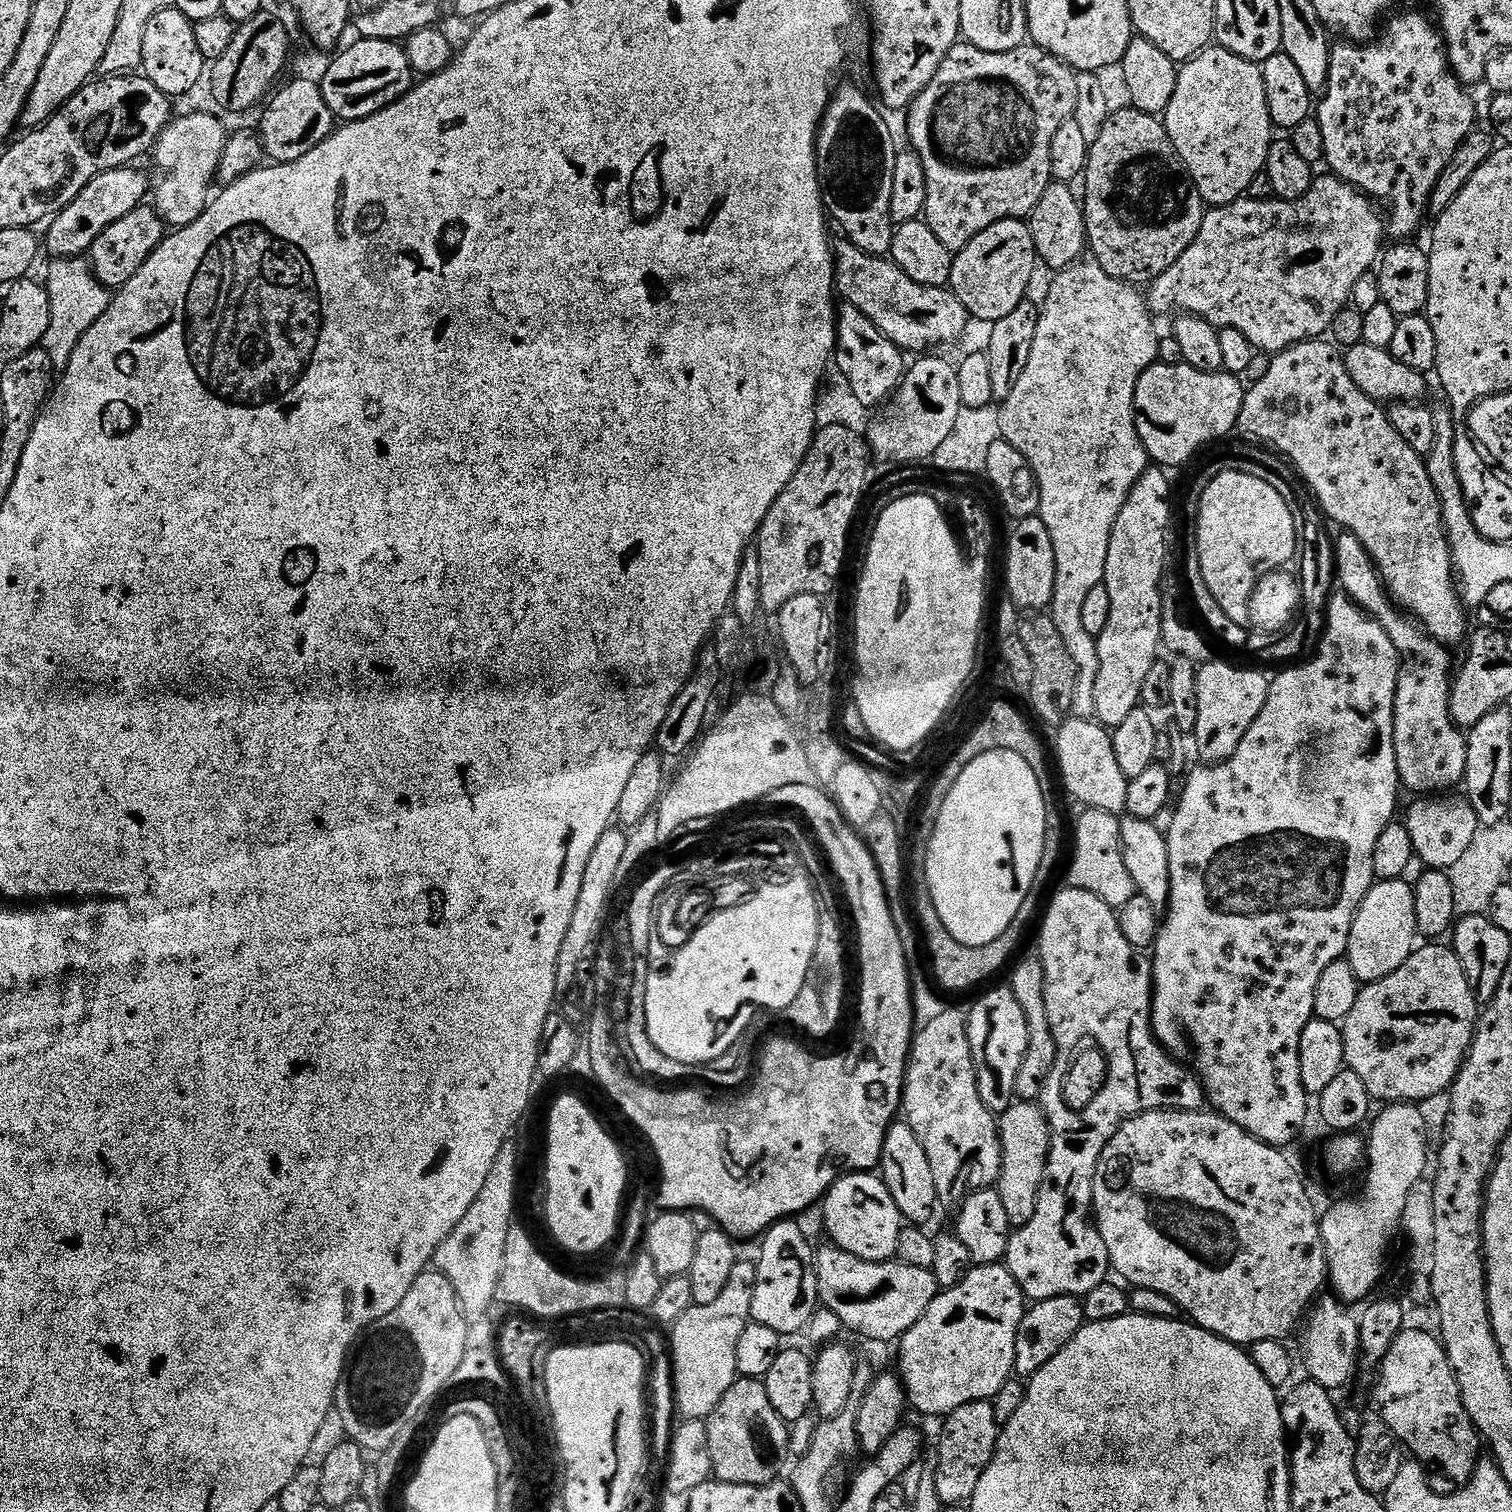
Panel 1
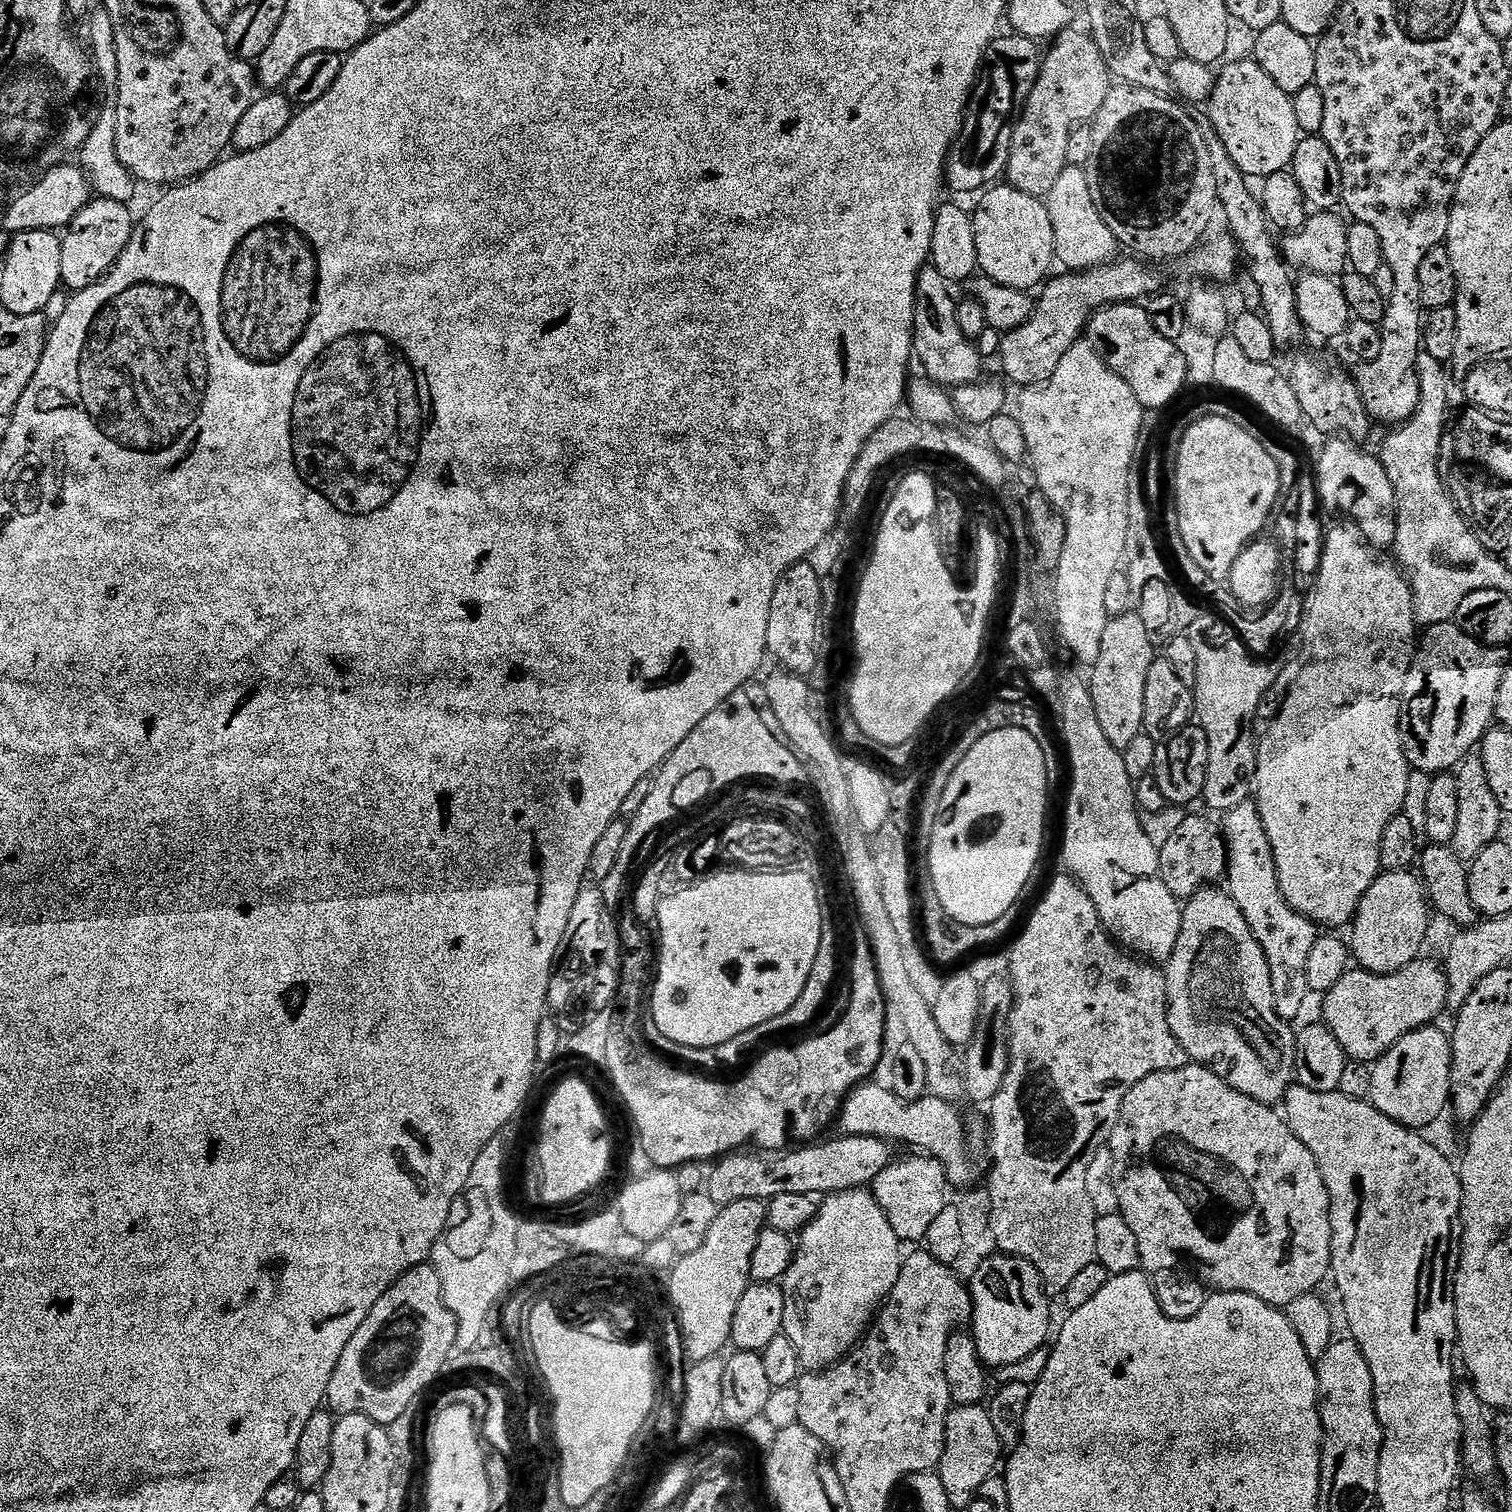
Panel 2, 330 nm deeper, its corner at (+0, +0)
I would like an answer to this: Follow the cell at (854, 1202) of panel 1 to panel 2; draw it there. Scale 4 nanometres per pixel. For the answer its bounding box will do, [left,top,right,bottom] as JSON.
[870,1154,950,1242]

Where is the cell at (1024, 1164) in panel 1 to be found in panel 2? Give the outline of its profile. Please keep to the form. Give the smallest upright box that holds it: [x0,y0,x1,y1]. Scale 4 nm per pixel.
[838,1082,986,1192]

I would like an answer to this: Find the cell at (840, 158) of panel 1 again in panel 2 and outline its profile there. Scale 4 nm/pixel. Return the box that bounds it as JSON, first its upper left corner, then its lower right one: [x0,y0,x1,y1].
[912,263,981,390]

